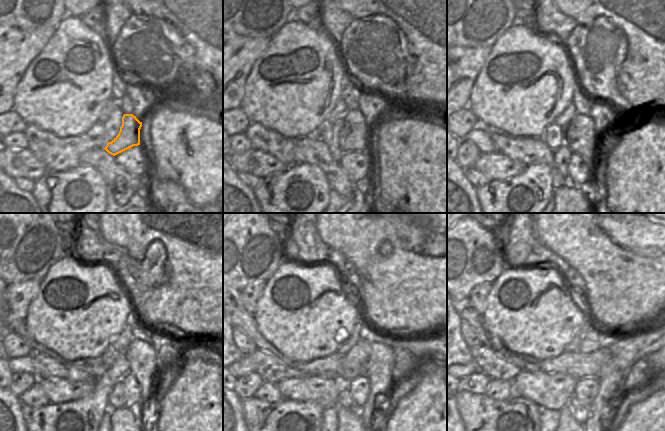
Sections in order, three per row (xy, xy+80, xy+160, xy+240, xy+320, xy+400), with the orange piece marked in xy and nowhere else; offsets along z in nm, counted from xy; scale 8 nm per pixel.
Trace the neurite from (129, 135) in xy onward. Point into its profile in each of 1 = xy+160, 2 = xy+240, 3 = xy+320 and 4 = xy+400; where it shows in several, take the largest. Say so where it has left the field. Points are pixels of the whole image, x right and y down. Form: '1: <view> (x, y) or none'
1: xy+160 (581, 136)
2: xy+240 (140, 355)
3: xy+320 (379, 365)
4: xy+400 (626, 350)

